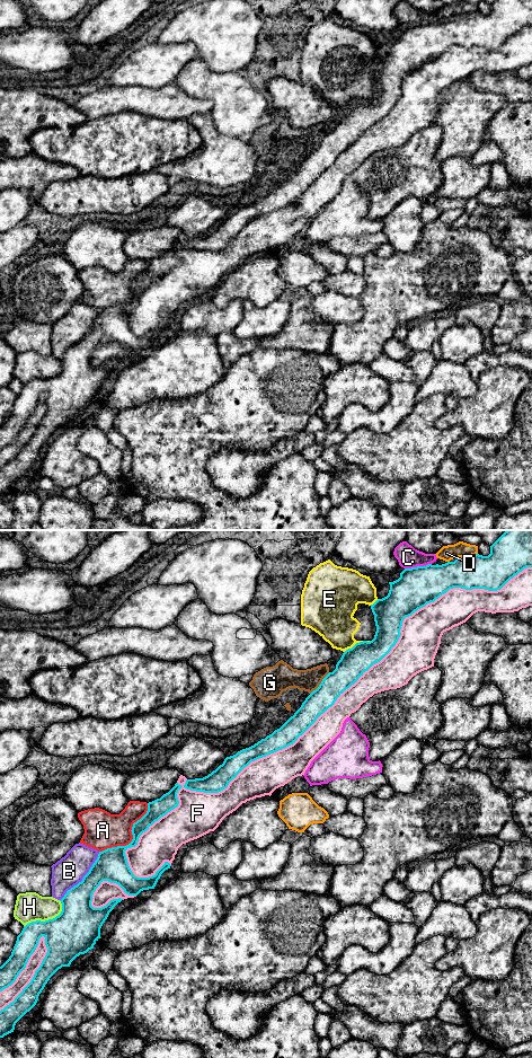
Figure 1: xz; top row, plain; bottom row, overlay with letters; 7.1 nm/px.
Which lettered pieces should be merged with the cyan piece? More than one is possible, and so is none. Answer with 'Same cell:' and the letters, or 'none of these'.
Same cell: F

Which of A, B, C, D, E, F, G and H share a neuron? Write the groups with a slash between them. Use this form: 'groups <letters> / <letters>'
groups A / B / C / D / E / F / G / H

